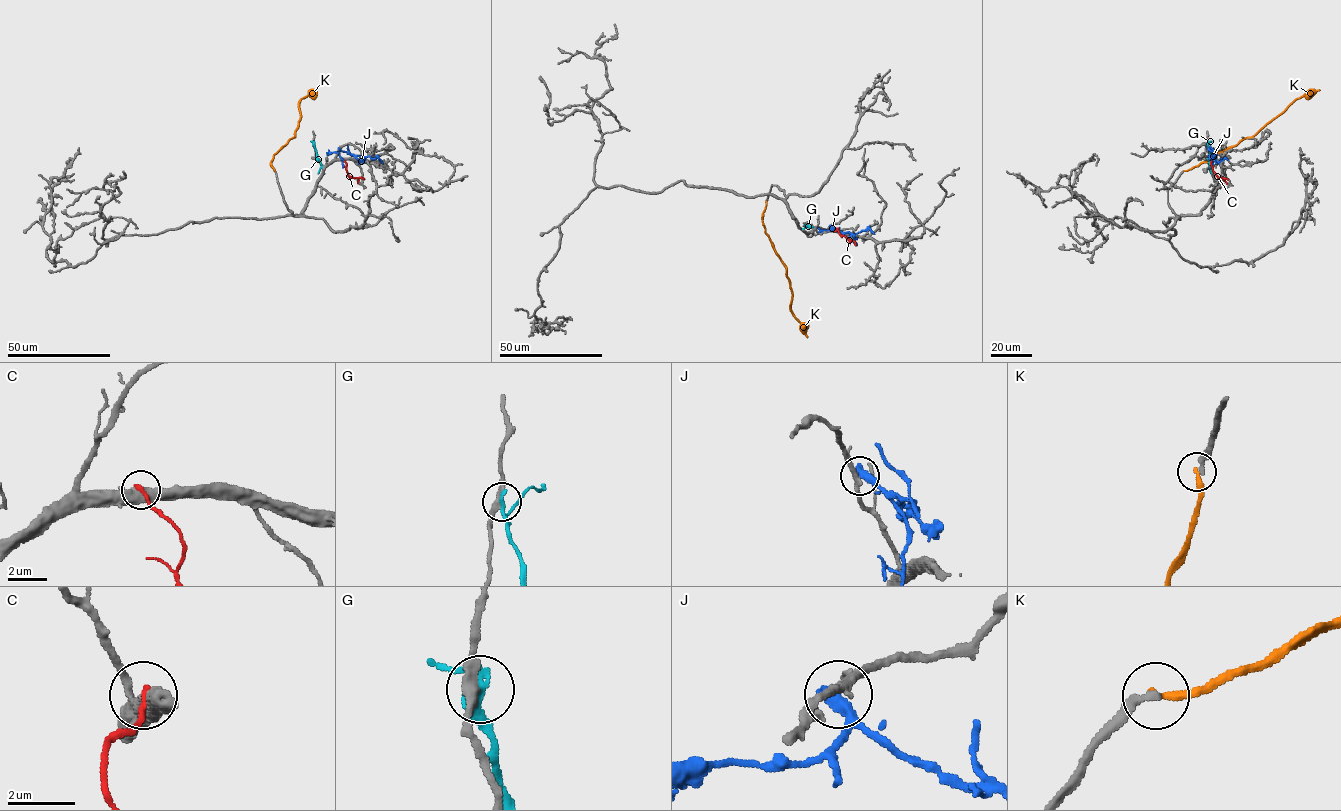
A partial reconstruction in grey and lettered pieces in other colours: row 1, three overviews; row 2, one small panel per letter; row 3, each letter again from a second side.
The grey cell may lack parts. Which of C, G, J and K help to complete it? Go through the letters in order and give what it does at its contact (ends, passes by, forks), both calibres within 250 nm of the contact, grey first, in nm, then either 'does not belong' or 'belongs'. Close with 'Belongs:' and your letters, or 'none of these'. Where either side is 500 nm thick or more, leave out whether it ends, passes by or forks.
C: 550/200 nm | does not belong
G: it passes by | 320/180 nm | does not belong
J: it ends | 240/440 nm | does not belong
K: it ends | 240/240 nm | does not belong
Belongs: none of these

